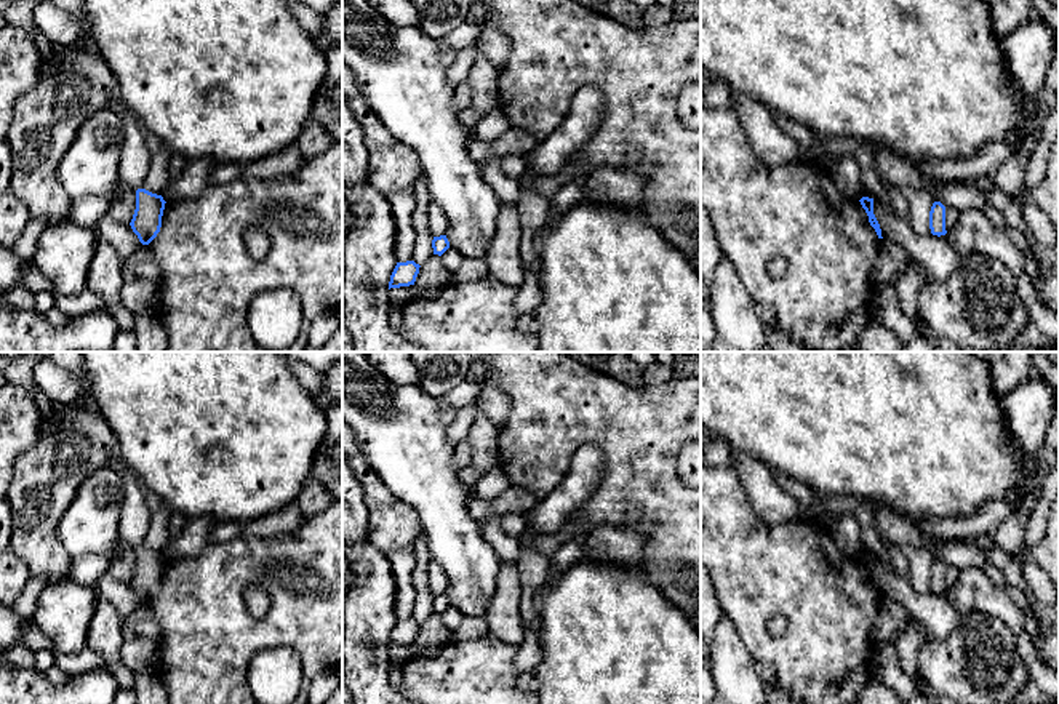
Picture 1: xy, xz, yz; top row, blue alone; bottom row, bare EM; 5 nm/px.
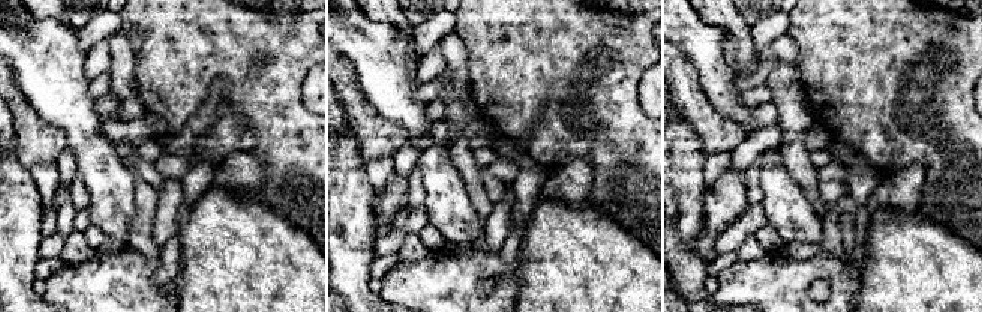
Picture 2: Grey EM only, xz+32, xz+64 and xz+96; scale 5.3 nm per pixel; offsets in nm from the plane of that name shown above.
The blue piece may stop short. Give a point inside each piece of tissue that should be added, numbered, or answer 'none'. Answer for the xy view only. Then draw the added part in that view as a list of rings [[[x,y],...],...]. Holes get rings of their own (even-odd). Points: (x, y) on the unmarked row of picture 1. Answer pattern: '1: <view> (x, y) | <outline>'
none

